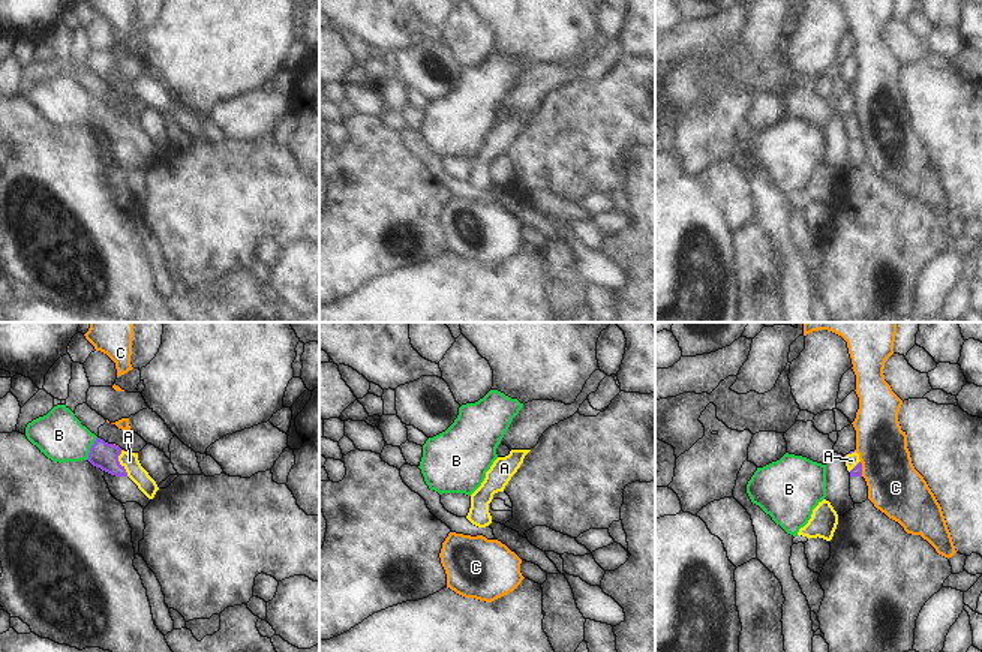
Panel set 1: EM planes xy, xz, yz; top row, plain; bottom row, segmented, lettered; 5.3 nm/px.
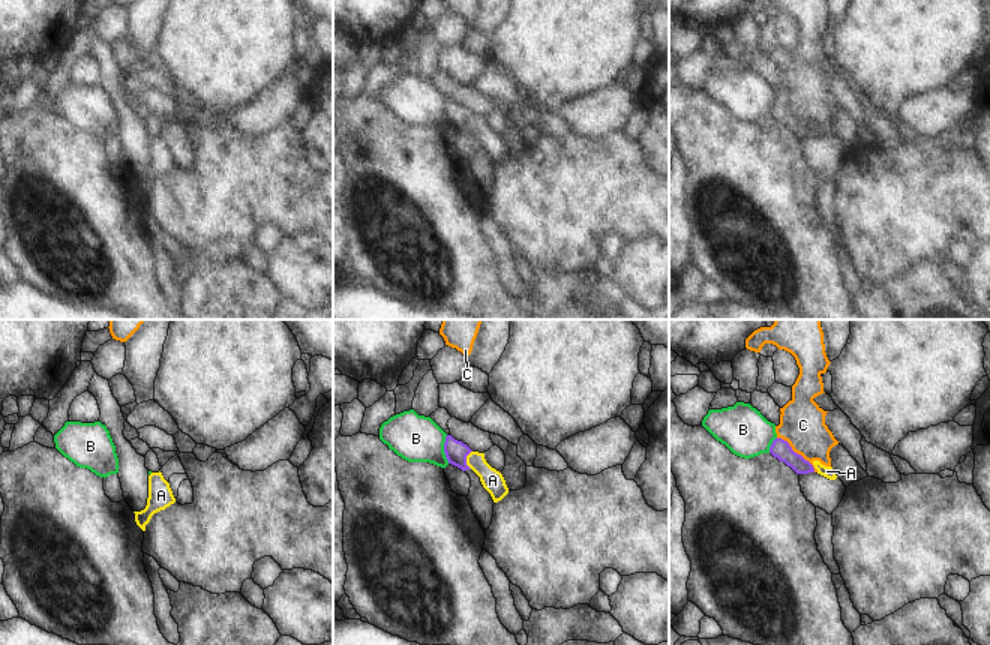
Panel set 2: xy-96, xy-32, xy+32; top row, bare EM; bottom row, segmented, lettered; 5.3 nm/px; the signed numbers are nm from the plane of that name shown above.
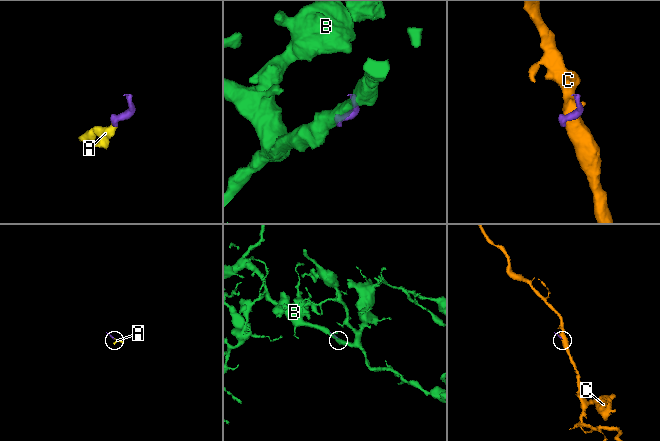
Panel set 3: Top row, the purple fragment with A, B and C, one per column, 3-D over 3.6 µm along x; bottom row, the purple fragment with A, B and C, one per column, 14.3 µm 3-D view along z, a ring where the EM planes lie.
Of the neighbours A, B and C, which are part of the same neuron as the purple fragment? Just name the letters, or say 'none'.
A

